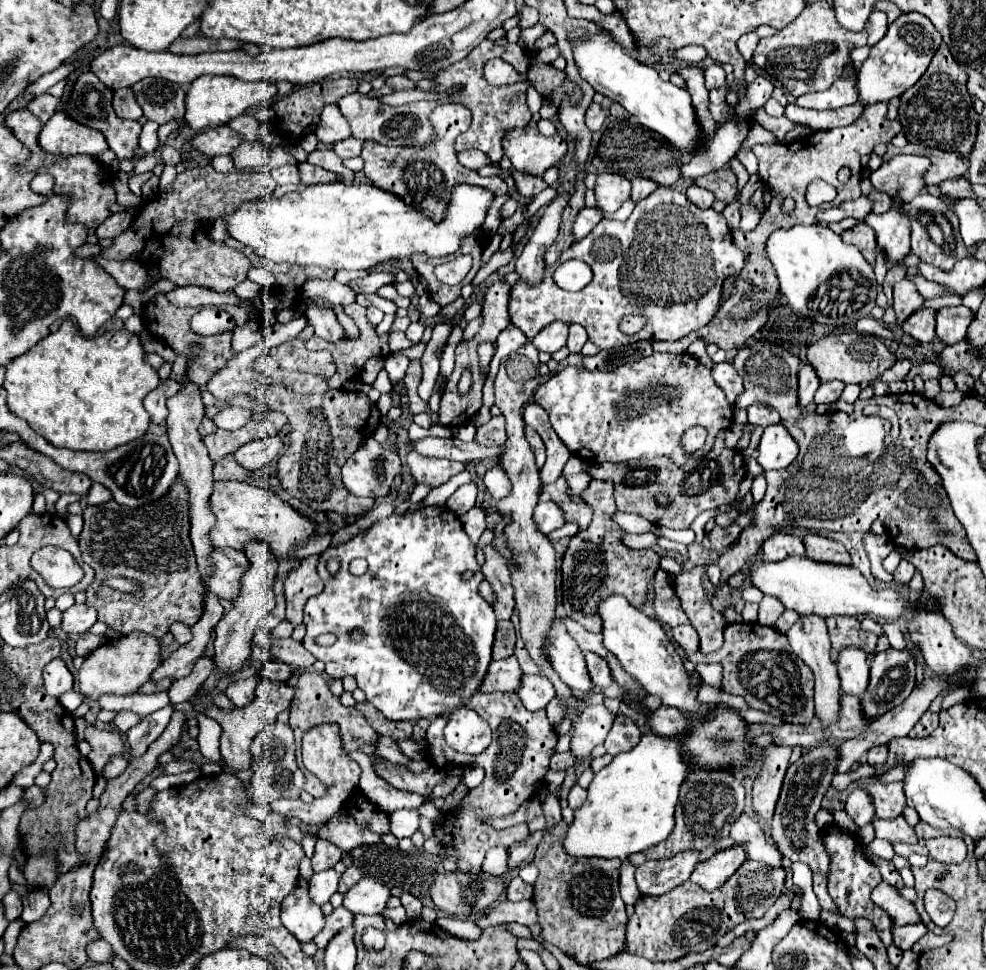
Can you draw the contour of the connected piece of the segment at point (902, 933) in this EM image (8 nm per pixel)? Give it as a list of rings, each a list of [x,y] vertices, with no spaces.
[[[922,922],[906,924],[906,926],[894,926],[892,928],[892,940],[894,940],[896,948],[910,950],[912,944],[916,944],[926,932],[928,932],[928,928]]]

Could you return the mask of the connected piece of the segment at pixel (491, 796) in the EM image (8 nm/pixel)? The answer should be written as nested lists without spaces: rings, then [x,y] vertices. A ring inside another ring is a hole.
[[[492,692],[492,694],[474,694],[472,698],[466,700],[466,708],[476,710],[486,722],[490,724],[494,738],[490,748],[480,754],[480,756],[466,756],[458,754],[452,748],[448,748],[444,740],[444,726],[448,722],[448,716],[436,716],[430,722],[430,728],[426,730],[426,758],[432,766],[444,770],[448,766],[480,766],[486,772],[486,778],[482,786],[468,790],[468,794],[460,800],[458,808],[442,814],[442,824],[434,824],[434,836],[448,848],[452,856],[456,856],[456,864],[462,872],[474,870],[482,866],[484,854],[488,852],[488,846],[504,846],[510,848],[514,842],[522,842],[528,836],[528,826],[526,824],[516,824],[506,830],[494,830],[492,826],[486,826],[480,822],[480,816],[492,814],[492,816],[508,816],[518,806],[532,796],[536,796],[542,790],[544,776],[550,768],[550,758],[554,754],[554,746],[558,742],[558,734],[554,732],[552,724],[546,718],[544,710],[538,712],[528,712],[520,698],[514,692]],[[482,838],[484,842],[478,842]]]

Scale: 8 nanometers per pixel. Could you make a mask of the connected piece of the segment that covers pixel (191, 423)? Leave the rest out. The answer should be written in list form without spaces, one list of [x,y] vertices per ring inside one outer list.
[[[186,382],[186,386],[174,394],[172,398],[168,398],[166,402],[168,406],[168,438],[170,444],[174,448],[174,454],[180,462],[180,476],[184,480],[188,480],[188,490],[190,490],[190,520],[192,520],[192,528],[190,528],[190,540],[194,544],[194,552],[196,552],[196,560],[198,560],[198,570],[202,574],[202,580],[208,578],[210,574],[210,558],[208,554],[212,552],[214,546],[210,546],[208,542],[208,530],[212,526],[212,510],[208,512],[208,494],[212,494],[212,460],[208,458],[206,446],[200,440],[198,434],[198,426],[200,426],[200,418],[204,418],[204,404],[200,398],[200,388],[192,386],[190,382]]]

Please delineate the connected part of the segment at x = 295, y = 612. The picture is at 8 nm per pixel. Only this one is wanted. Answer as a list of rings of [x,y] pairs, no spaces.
[[[302,564],[290,572],[290,576],[284,582],[284,594],[286,594],[286,620],[296,626],[302,624],[302,614],[304,614],[304,602],[314,596],[320,594],[324,588],[324,584],[318,580],[318,576],[308,578],[306,570],[302,570]]]

